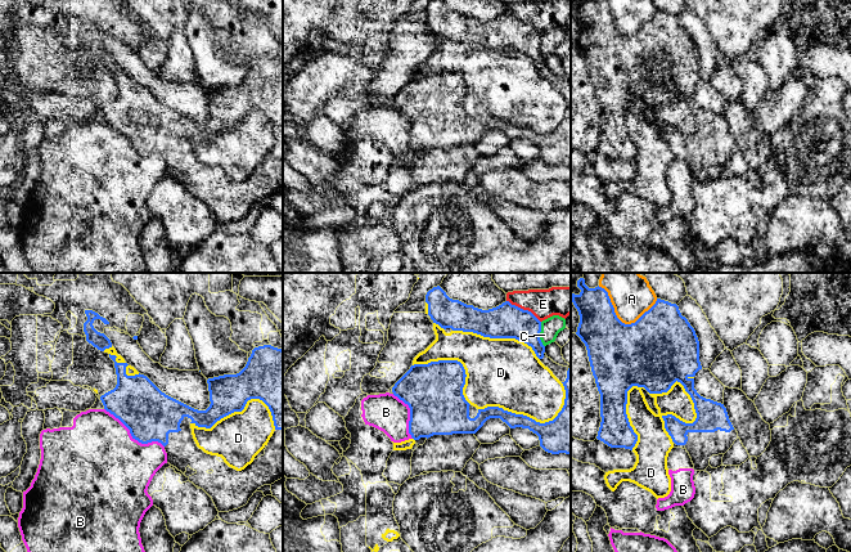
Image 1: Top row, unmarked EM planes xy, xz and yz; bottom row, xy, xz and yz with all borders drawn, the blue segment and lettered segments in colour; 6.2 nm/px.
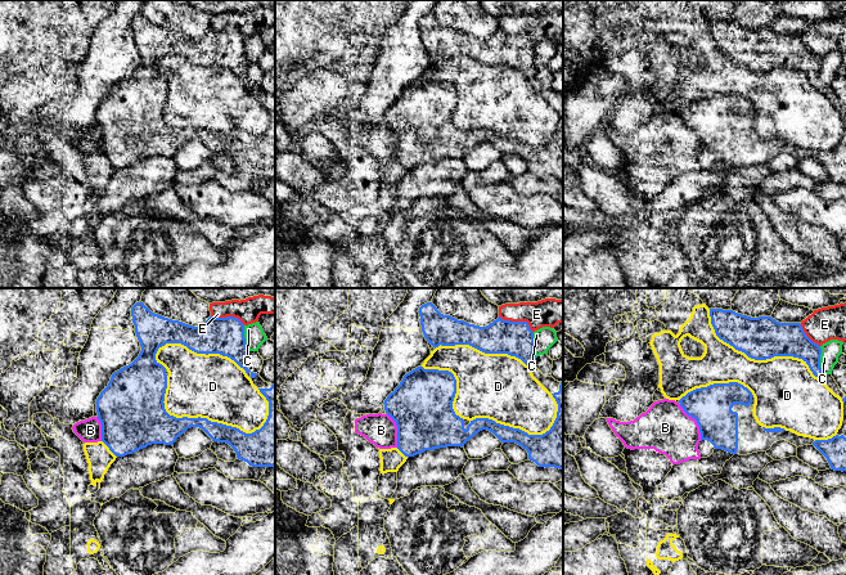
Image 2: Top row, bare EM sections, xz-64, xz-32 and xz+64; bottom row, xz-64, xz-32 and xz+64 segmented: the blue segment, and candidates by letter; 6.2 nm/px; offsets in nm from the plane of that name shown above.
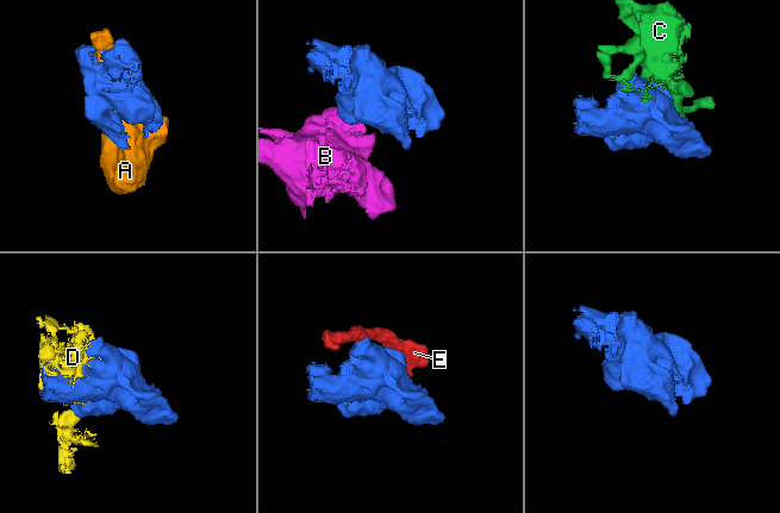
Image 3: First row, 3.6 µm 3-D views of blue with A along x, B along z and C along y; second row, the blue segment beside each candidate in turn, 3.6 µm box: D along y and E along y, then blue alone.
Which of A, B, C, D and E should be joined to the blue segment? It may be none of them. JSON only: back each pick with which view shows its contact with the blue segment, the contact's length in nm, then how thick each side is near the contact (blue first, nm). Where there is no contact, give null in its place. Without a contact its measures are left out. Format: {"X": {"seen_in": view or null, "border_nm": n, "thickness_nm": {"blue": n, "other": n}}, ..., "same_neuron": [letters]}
{"same_neuron": []}

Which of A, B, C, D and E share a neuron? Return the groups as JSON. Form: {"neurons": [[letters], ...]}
{"neurons": [["A"], ["B"], ["C"], ["D"], ["E"]]}

